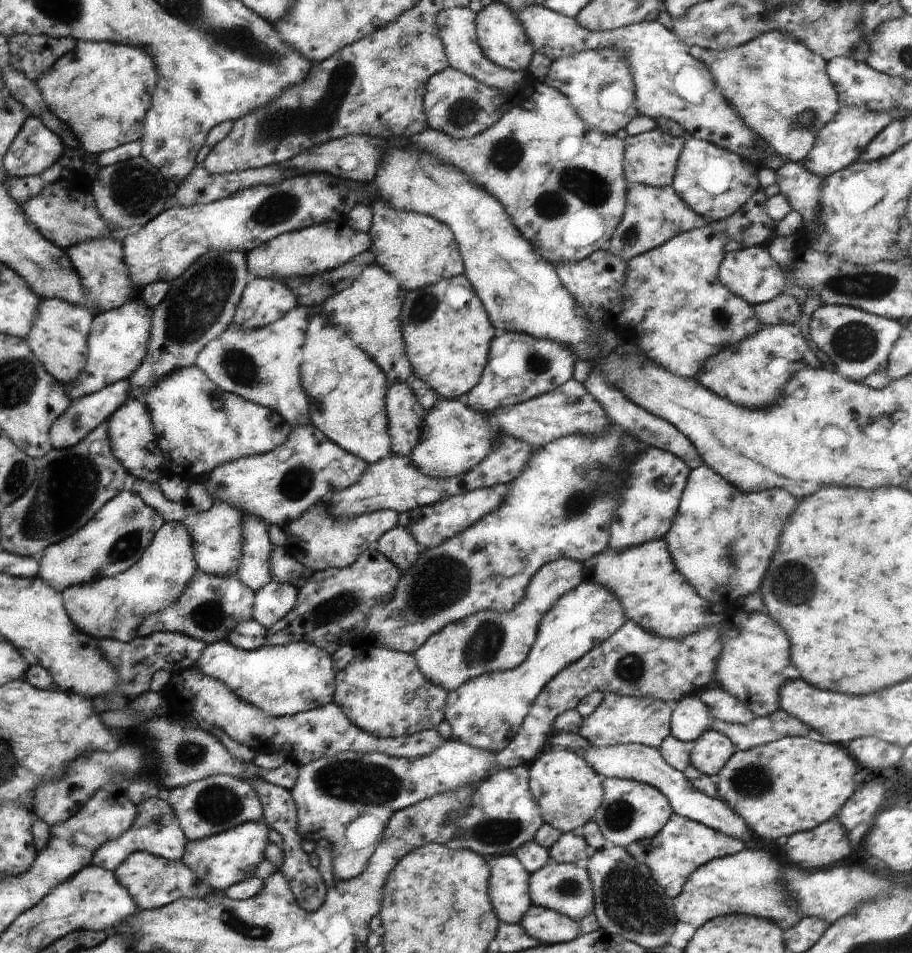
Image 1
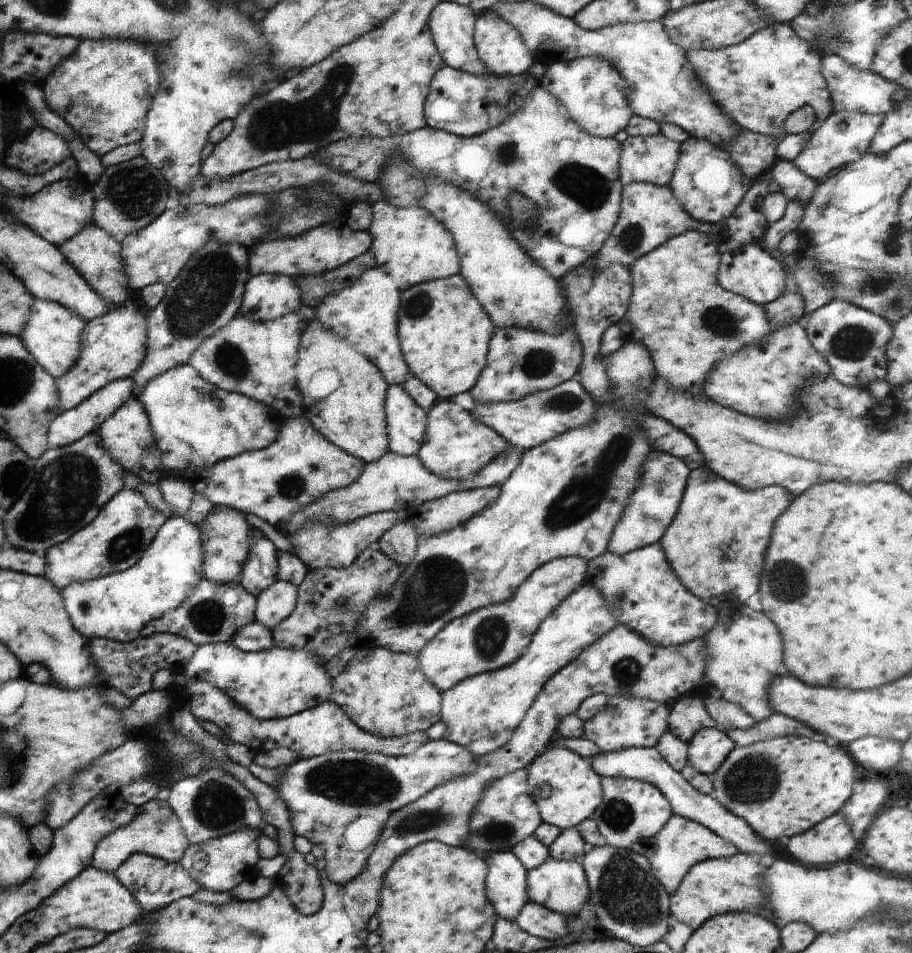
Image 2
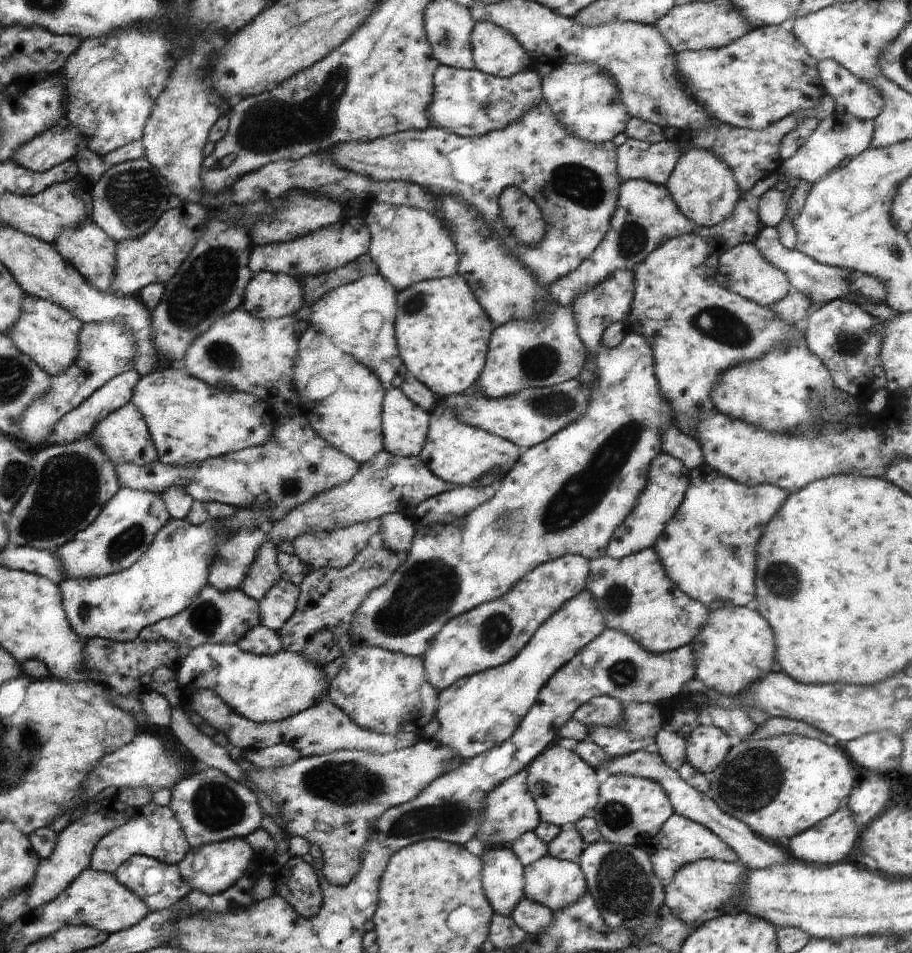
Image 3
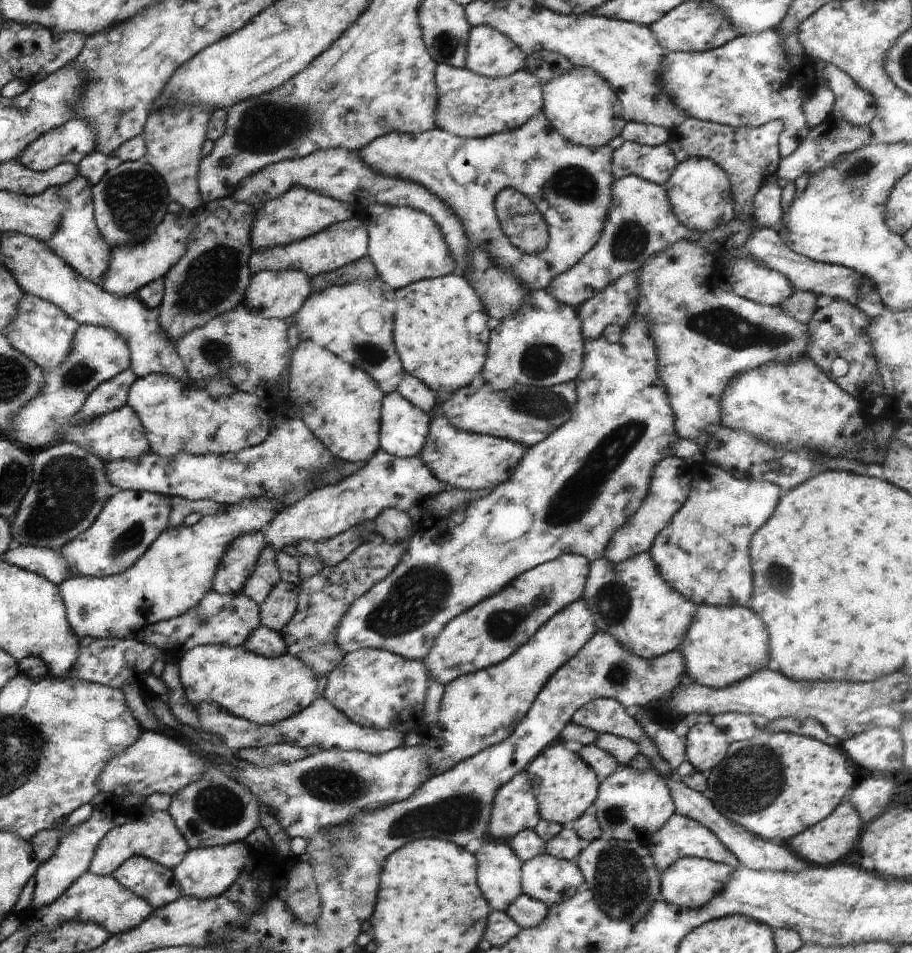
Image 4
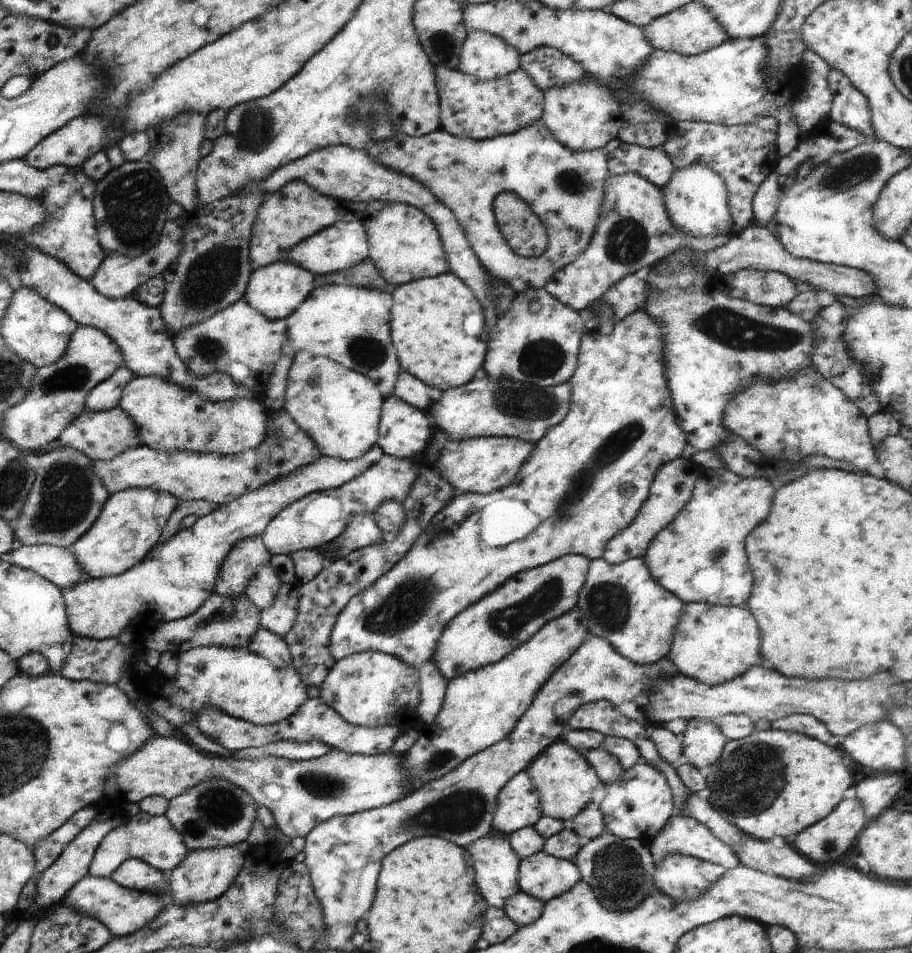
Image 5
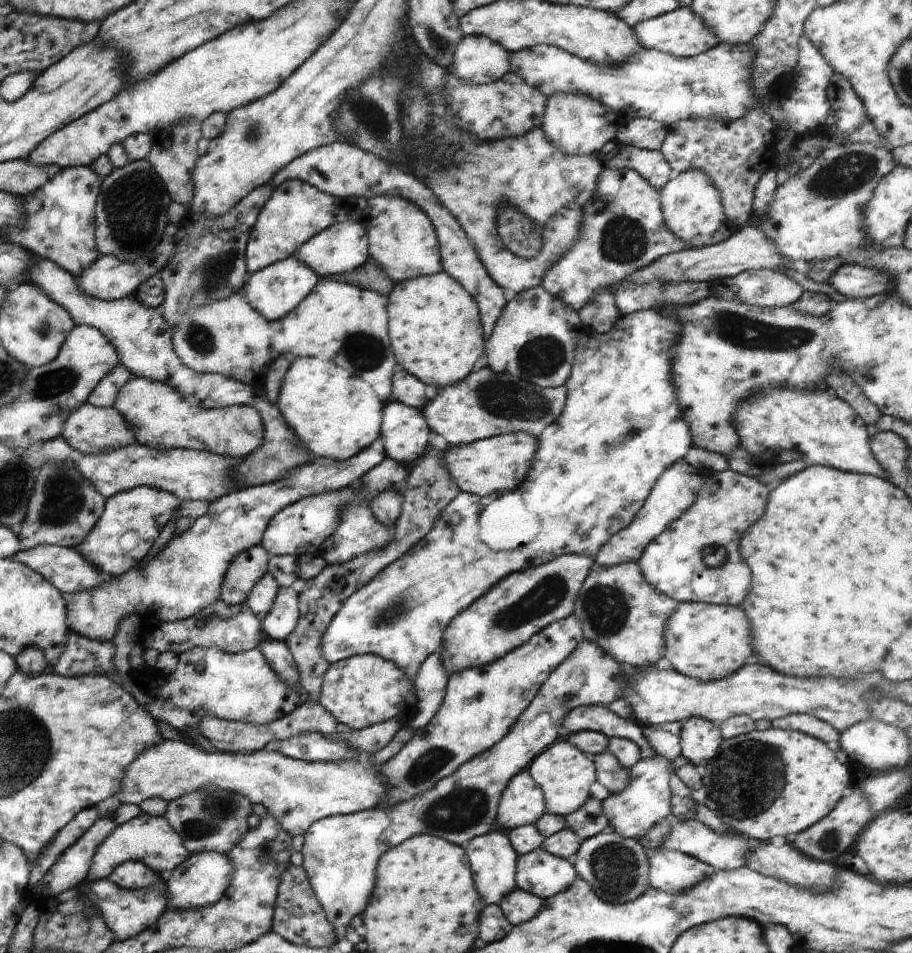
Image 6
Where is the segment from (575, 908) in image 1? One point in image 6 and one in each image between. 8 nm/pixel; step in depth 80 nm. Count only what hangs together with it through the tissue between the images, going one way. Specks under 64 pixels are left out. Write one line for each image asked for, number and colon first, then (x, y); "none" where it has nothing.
2: (562, 886)
3: (556, 883)
4: (550, 880)
5: (543, 876)
6: (545, 875)

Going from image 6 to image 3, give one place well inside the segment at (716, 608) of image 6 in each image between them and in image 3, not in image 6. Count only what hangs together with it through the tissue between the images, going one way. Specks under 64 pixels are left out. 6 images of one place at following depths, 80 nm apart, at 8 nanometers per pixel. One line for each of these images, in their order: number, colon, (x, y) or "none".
3: (736, 647)
4: (723, 645)
5: (713, 644)

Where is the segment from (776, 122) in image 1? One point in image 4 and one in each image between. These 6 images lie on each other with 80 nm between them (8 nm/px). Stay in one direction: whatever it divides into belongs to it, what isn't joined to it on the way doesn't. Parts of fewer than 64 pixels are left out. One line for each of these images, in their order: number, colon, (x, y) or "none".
2: (758, 83)
3: (757, 80)
4: (749, 81)

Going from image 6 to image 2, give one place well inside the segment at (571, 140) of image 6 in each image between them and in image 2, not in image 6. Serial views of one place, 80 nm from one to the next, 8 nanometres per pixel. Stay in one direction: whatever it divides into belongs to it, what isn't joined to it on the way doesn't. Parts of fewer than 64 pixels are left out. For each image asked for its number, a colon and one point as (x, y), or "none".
2: (593, 92)
3: (586, 99)
4: (582, 106)
5: (584, 115)

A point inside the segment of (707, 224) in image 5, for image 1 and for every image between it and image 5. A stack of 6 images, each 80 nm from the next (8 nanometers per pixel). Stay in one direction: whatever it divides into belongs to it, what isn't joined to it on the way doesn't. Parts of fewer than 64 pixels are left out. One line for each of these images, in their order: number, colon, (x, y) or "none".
1: (713, 181)
2: (709, 185)
3: (704, 188)
4: (699, 191)

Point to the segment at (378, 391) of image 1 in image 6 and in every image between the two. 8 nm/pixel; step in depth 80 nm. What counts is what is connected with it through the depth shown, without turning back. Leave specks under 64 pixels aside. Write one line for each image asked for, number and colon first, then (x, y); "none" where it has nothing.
2: (343, 394)
3: (343, 400)
4: (341, 404)
5: (340, 409)
6: (335, 414)

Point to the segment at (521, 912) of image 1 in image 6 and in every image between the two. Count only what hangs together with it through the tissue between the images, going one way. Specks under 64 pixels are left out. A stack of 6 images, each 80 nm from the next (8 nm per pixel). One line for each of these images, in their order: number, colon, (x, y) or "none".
2: (506, 883)
3: (503, 882)
4: (499, 869)
5: (496, 865)
6: (493, 860)

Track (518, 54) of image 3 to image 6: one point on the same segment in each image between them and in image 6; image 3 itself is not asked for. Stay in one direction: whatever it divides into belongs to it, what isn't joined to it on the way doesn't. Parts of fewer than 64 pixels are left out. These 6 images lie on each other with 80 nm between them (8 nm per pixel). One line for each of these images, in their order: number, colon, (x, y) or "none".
4: (489, 53)
5: (484, 56)
6: (477, 59)

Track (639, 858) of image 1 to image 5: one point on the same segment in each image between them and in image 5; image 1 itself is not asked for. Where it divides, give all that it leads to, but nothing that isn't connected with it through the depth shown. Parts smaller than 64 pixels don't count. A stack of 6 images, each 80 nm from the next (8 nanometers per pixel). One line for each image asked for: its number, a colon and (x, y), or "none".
2: (682, 843)
3: (680, 841)
4: (681, 836)
5: (682, 835)

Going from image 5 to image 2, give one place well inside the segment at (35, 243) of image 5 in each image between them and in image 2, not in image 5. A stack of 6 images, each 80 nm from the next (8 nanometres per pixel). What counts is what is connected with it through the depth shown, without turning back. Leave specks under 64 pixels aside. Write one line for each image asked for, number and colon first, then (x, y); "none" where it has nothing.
2: (95, 254)
3: (88, 248)
4: (78, 241)

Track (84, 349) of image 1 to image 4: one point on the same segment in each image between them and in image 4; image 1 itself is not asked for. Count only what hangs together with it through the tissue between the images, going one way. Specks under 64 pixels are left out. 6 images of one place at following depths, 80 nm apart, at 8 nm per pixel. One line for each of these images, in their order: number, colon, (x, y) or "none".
2: (53, 332)
3: (48, 333)
4: (41, 330)

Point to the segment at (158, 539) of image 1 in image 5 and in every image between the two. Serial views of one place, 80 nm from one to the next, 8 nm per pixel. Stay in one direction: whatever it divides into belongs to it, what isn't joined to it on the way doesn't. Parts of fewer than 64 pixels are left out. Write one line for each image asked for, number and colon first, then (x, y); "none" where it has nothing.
2: (118, 606)
3: (118, 607)
4: (176, 571)
5: (174, 579)

